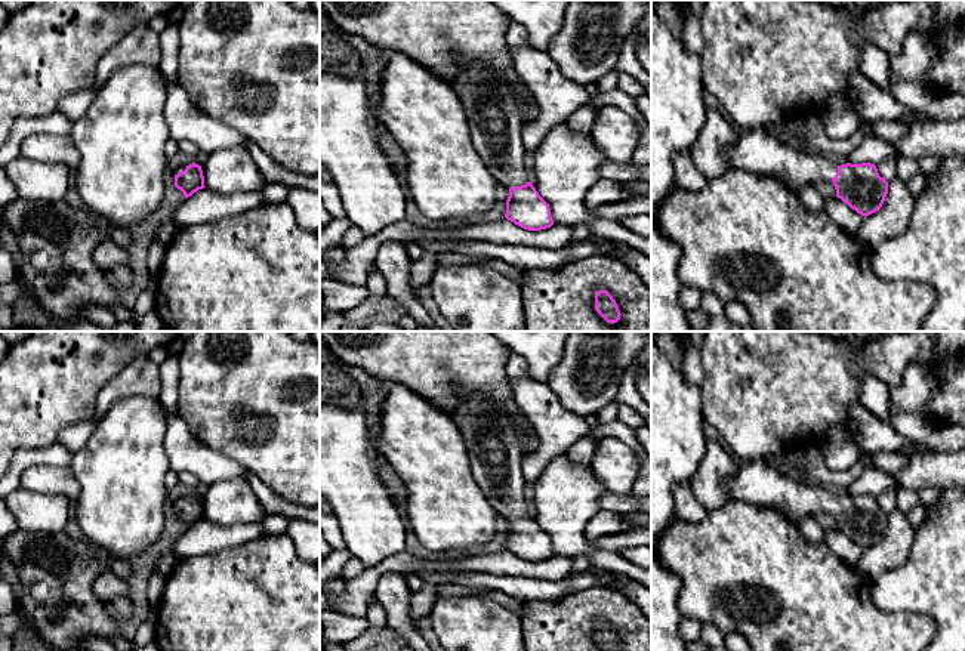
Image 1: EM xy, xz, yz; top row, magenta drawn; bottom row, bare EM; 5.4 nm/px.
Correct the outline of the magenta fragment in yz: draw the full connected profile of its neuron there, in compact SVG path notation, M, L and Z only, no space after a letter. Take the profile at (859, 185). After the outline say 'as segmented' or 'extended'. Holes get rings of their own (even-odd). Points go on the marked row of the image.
M736 127L736 142L727 148L725 157L733 169L770 176L795 194L805 185L830 179L836 197L864 217L878 212L888 194L888 182L875 164L838 166L820 152L781 139L774 129Z | extended

